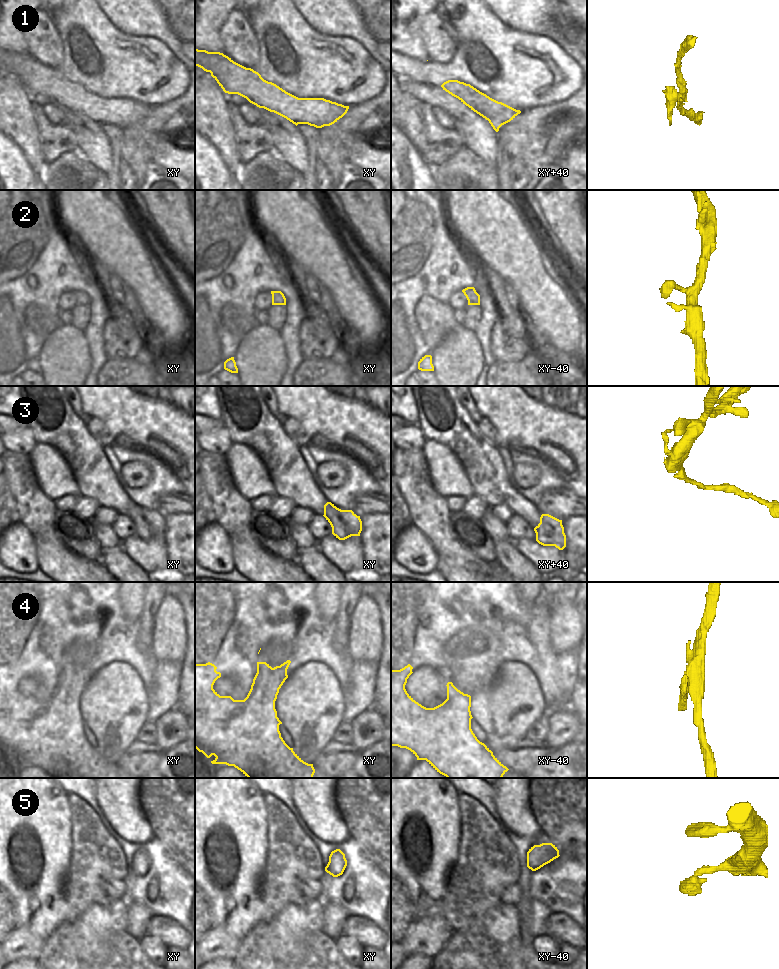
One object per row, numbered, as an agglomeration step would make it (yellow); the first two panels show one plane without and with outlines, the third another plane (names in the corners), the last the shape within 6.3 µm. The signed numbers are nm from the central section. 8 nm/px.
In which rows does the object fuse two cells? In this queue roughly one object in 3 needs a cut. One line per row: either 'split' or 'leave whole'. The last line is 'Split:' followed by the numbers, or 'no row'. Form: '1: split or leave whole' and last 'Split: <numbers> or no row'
1: leave whole
2: leave whole
3: leave whole
4: leave whole
5: leave whole
Split: no row

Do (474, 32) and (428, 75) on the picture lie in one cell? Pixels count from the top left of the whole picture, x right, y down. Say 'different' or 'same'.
same

